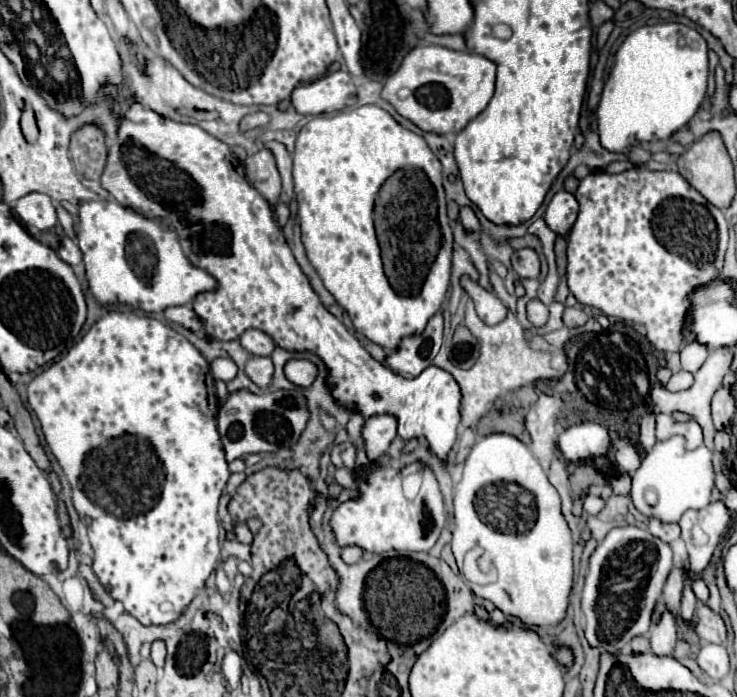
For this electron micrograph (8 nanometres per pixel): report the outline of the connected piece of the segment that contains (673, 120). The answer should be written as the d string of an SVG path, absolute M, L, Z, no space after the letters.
M667 22L655 26L643 26L629 34L615 52L615 62L601 92L597 116L597 132L601 146L609 152L629 152L633 146L645 140L667 140L671 134L689 124L689 120L701 108L707 94L709 64L707 64L707 42L693 28Z

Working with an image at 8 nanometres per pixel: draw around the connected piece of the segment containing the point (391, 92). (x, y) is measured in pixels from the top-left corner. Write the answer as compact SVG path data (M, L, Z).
M419 46L413 48L399 70L389 76L381 96L419 130L445 136L457 134L487 108L495 92L495 78L495 62L481 54L469 50L457 52L445 46Z

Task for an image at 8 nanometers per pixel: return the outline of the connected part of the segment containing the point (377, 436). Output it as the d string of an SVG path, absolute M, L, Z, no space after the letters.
M393 414L367 418L363 426L363 438L369 460L383 456L395 436L397 436L397 418Z

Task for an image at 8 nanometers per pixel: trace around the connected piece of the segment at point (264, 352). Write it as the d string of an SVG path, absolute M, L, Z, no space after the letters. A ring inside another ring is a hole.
M249 328L241 334L239 338L241 346L251 352L251 354L257 354L257 356L269 356L275 348L275 342L261 330L255 330L255 328Z

